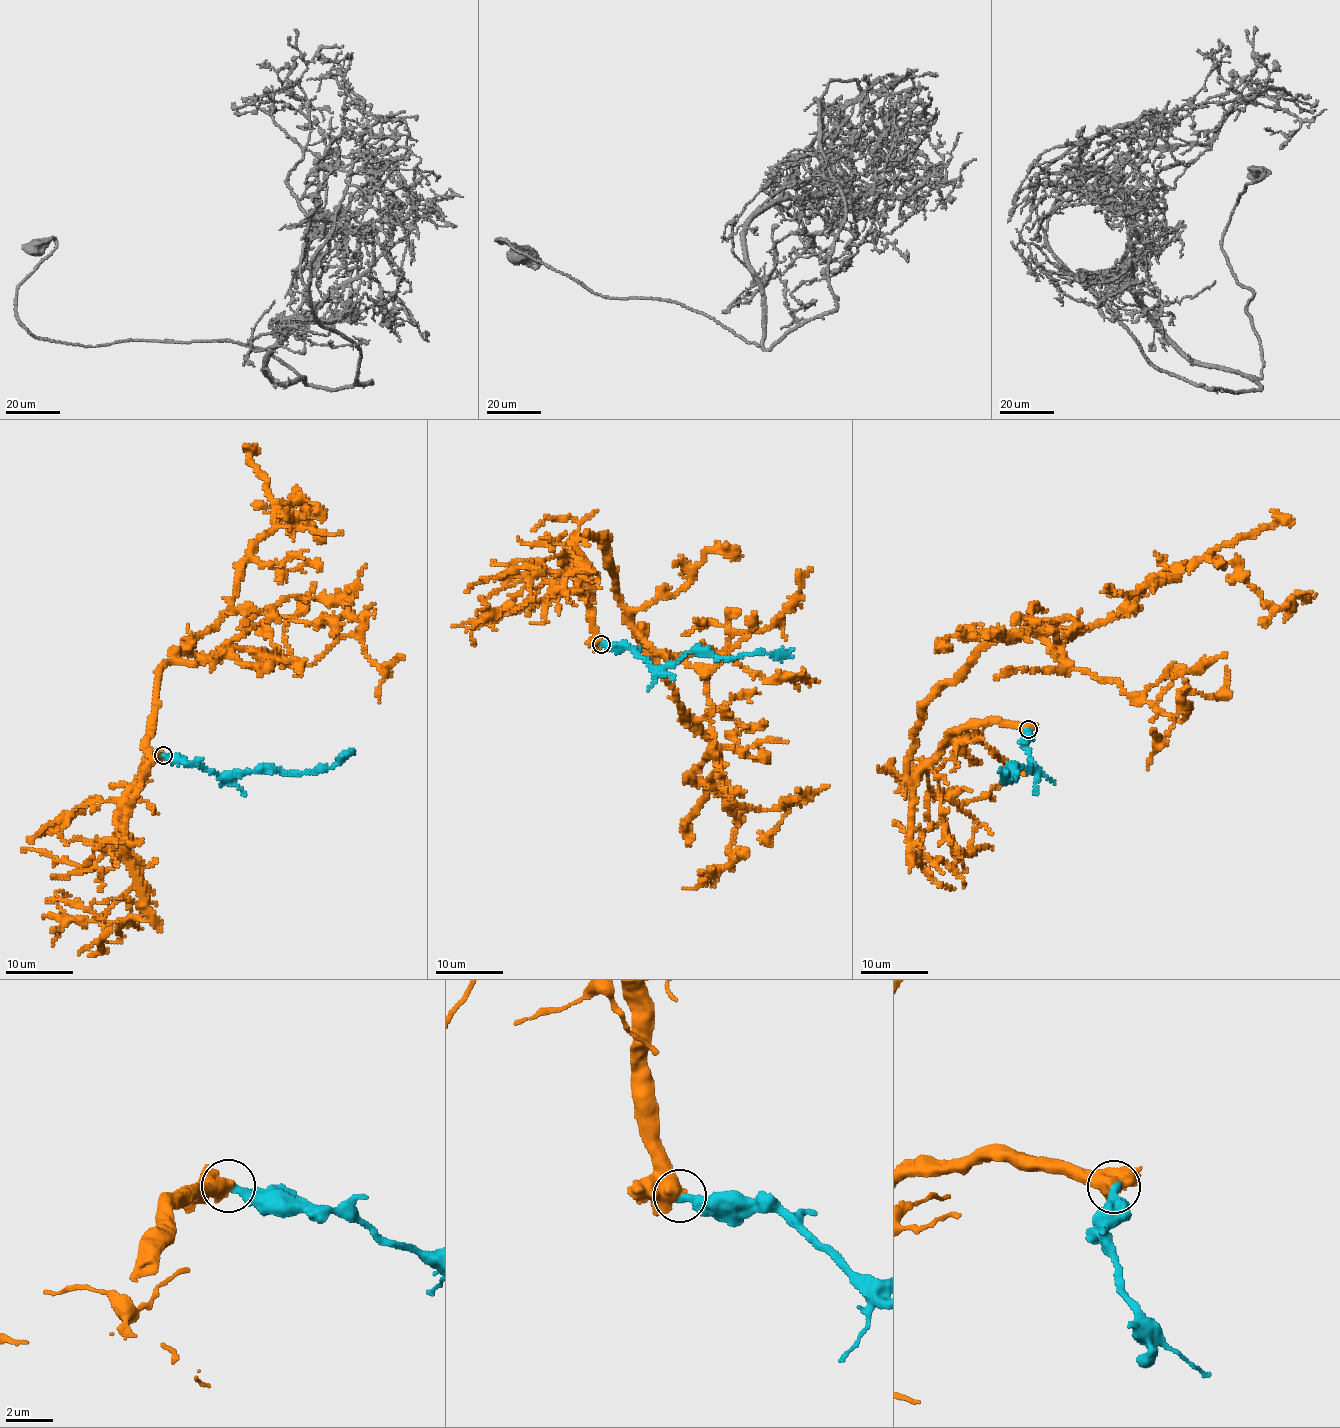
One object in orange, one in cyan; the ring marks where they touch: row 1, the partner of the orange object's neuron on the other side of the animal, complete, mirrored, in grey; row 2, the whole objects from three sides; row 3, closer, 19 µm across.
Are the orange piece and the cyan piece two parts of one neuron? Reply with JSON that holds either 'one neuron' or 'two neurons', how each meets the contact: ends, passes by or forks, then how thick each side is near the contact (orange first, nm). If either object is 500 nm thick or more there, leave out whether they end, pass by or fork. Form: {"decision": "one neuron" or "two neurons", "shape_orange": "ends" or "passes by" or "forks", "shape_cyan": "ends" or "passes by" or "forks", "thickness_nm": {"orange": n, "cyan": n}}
{"decision": "two neurons", "thickness_nm": {"orange": 800, "cyan": 400}}

